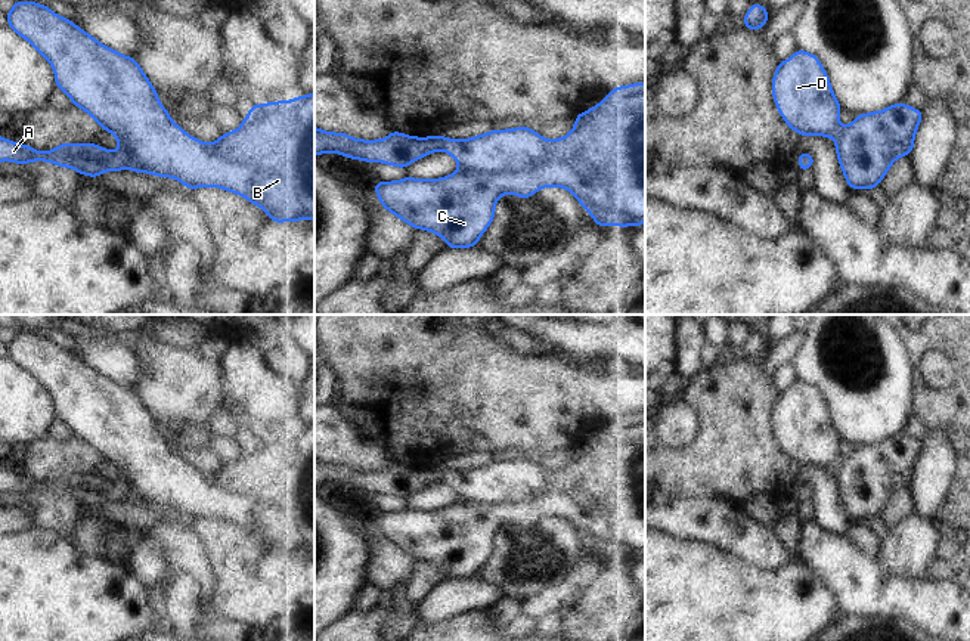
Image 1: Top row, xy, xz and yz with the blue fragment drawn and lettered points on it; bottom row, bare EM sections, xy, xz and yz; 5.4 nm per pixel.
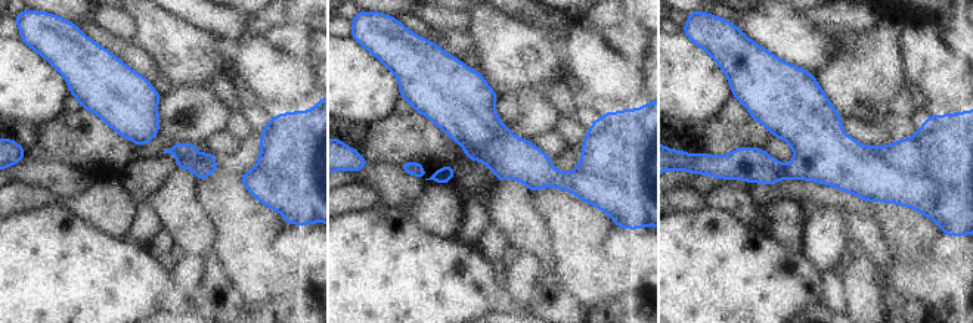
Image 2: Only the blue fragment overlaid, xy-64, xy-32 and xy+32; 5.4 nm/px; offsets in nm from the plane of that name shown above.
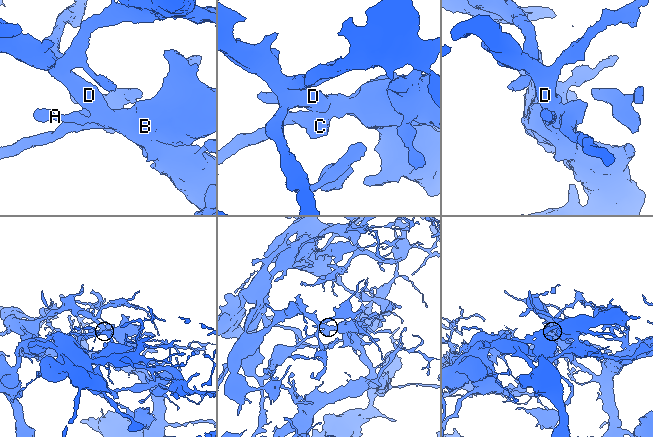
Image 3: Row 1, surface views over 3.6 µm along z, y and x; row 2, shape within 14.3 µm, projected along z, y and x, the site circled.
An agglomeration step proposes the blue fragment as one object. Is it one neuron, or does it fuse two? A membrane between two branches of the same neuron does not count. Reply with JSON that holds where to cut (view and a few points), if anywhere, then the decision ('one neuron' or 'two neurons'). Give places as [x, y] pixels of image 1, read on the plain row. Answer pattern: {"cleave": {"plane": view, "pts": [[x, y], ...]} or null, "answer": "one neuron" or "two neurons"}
{"cleave": null, "answer": "one neuron"}

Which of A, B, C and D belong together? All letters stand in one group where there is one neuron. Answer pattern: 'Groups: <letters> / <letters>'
Groups: A B C D

